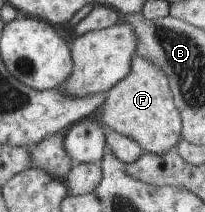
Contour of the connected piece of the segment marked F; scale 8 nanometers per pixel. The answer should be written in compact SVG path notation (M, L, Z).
M138 53L131 59L130 73L106 92L102 105L103 110L98 121L103 127L106 130L110 129L113 132L135 140L144 154L161 156L164 152L174 149L181 139L181 117L174 105L166 76L162 73L162 70L153 66L151 62L138 55Z

